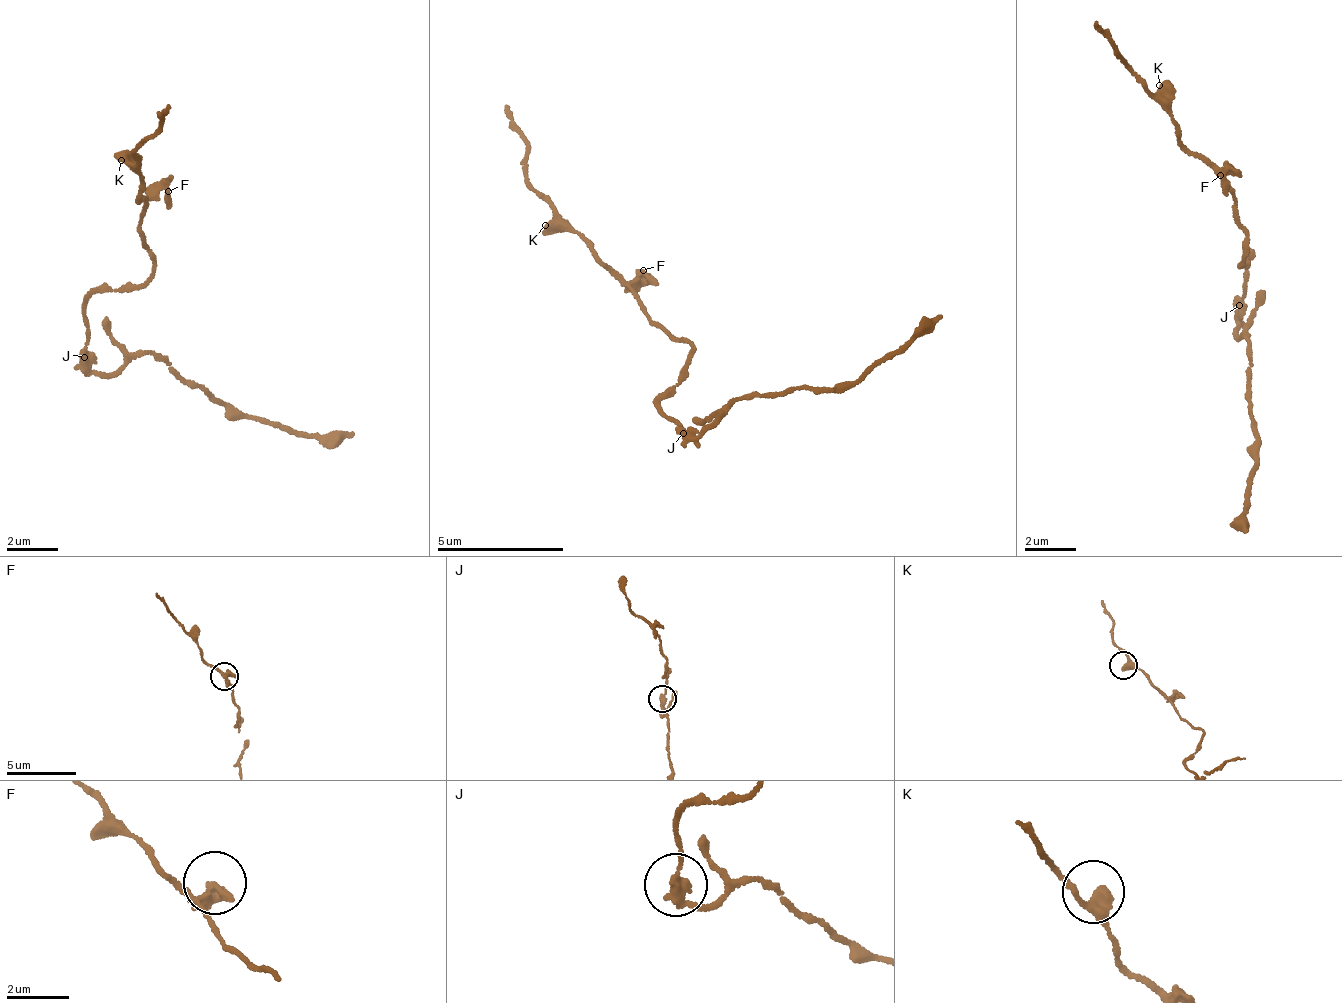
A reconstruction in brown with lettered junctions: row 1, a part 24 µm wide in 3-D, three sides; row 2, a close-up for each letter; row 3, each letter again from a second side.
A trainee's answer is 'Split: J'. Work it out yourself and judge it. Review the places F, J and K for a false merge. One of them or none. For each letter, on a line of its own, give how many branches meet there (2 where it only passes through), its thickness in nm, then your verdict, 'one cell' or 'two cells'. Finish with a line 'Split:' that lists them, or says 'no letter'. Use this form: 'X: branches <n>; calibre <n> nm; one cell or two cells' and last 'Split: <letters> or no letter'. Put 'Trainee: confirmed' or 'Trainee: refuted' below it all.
F: branches 2; calibre 320 nm; one cell
J: branches 2; calibre 280 nm; two cells
K: branches 2; calibre 320 nm; one cell
Split: J
Trainee: confirmed

